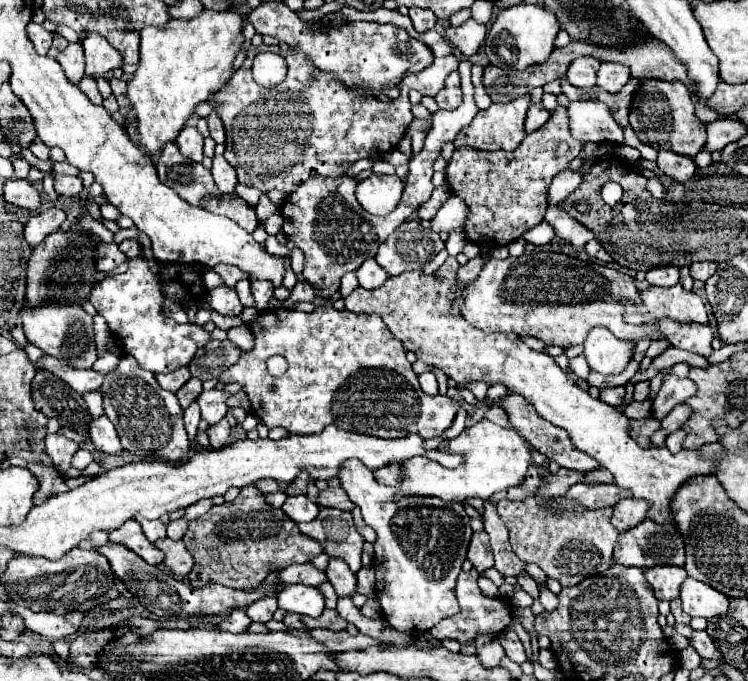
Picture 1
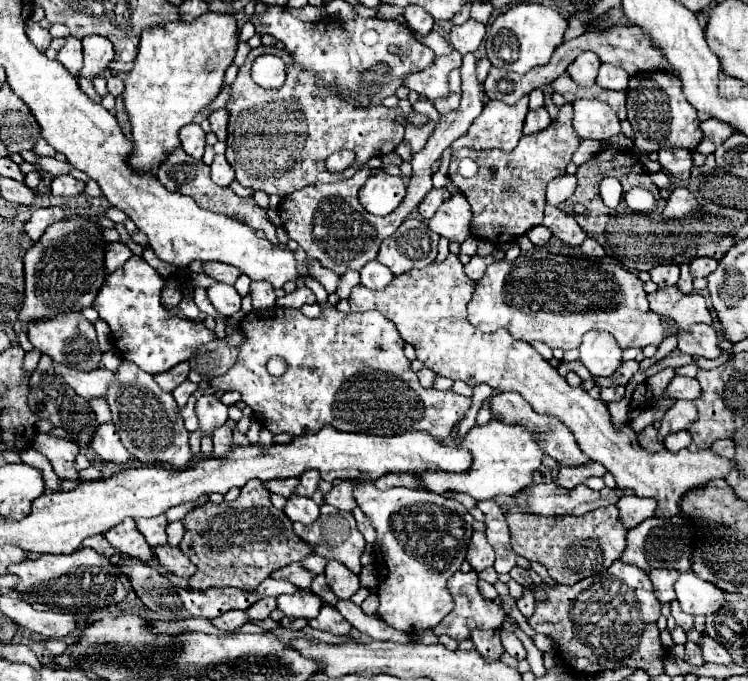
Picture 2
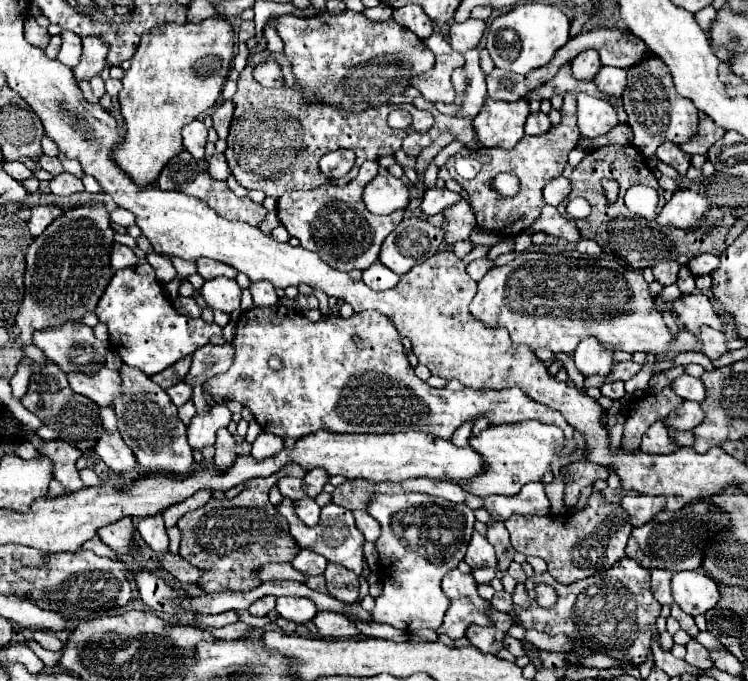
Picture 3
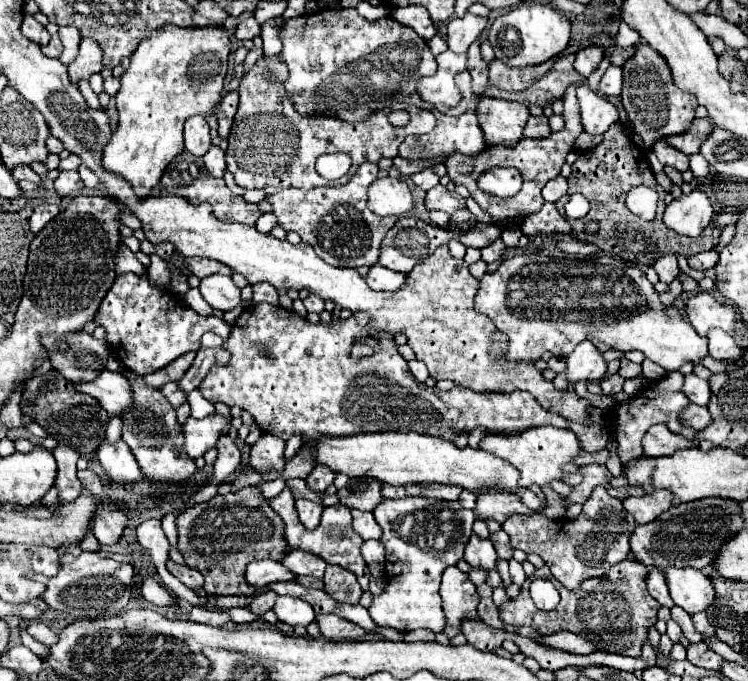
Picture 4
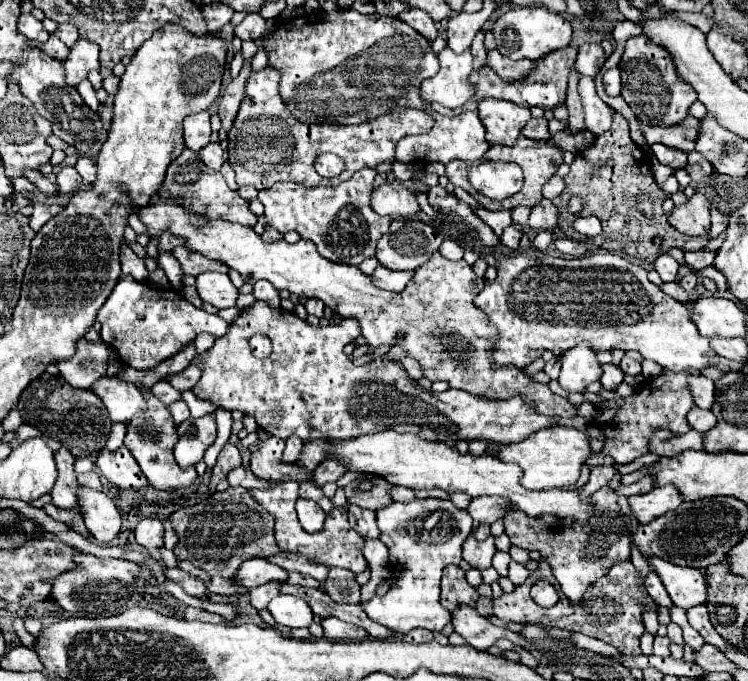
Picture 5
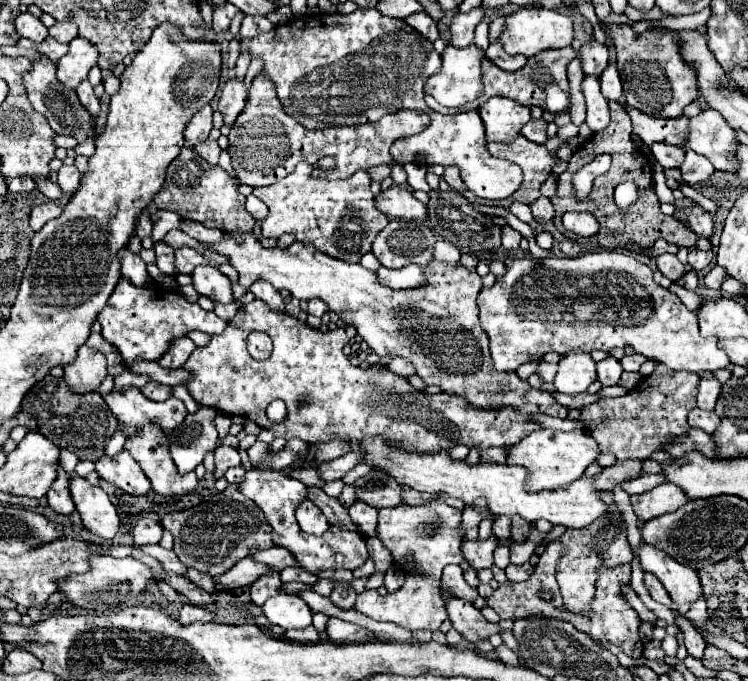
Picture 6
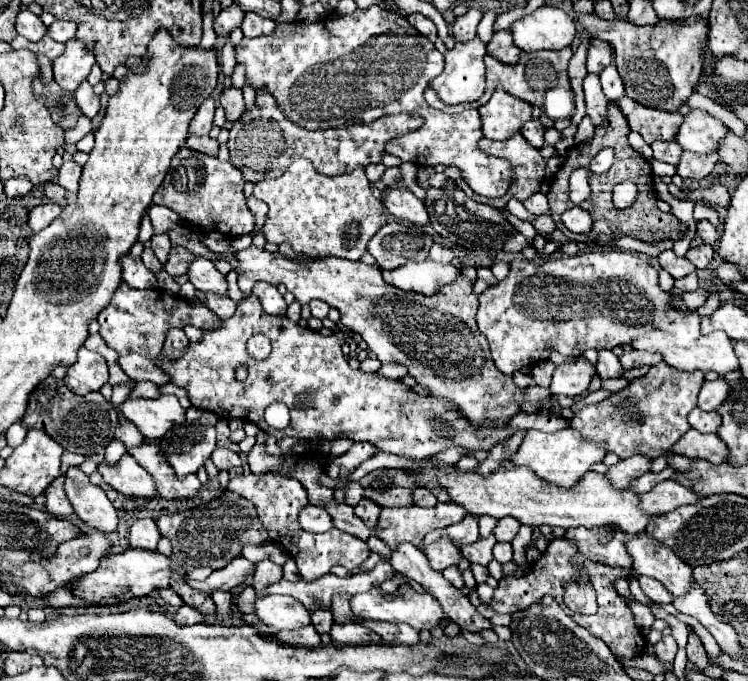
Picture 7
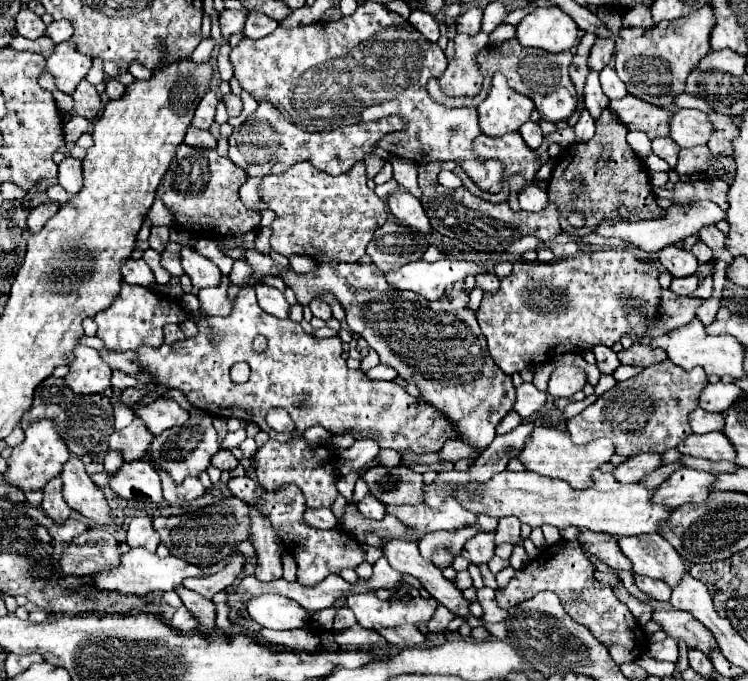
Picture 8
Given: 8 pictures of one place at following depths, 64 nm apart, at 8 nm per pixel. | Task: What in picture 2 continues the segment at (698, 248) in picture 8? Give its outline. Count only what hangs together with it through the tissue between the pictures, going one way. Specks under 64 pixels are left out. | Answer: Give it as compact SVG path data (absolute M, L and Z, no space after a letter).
M694 258L690 262L690 274L694 278L698 276L708 276L712 270L718 268L718 260L712 260L712 258Z

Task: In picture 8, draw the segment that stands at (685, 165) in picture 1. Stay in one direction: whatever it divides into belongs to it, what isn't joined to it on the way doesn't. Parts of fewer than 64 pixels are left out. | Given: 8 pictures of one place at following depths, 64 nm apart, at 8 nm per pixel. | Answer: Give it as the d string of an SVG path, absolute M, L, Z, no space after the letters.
M664 136L664 138L656 138L656 140L652 140L652 152L658 154L660 158L664 158L664 160L670 164L670 168L676 168L680 146L678 146L670 136Z

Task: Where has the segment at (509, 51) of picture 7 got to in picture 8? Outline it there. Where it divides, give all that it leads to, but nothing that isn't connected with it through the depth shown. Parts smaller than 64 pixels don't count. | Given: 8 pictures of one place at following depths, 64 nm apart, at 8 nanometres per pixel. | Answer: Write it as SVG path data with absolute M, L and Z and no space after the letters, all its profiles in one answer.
M500 24L492 34L490 34L490 46L498 46L506 40L512 40L514 38L514 32L516 32L516 26L512 24Z

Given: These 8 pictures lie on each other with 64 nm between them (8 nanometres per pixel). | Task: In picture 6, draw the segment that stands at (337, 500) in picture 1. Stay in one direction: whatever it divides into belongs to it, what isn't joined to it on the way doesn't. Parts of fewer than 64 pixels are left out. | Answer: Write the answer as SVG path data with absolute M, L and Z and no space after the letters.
M372 470L368 476L362 476L354 482L358 500L374 506L374 508L394 508L402 504L402 490L396 480L384 470Z

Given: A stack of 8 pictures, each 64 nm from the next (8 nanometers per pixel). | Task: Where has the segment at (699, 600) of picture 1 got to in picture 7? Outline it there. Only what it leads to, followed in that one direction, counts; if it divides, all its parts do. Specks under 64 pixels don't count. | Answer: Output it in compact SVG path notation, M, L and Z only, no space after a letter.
M638 534L626 540L626 550L634 558L634 572L660 580L670 594L682 596L688 592L692 580L692 568L678 560L678 556L666 546L652 540L652 536Z

